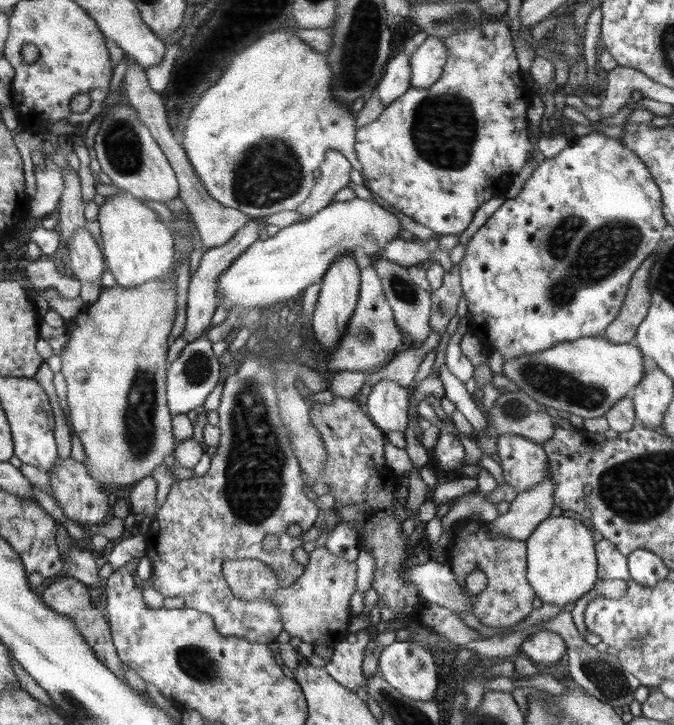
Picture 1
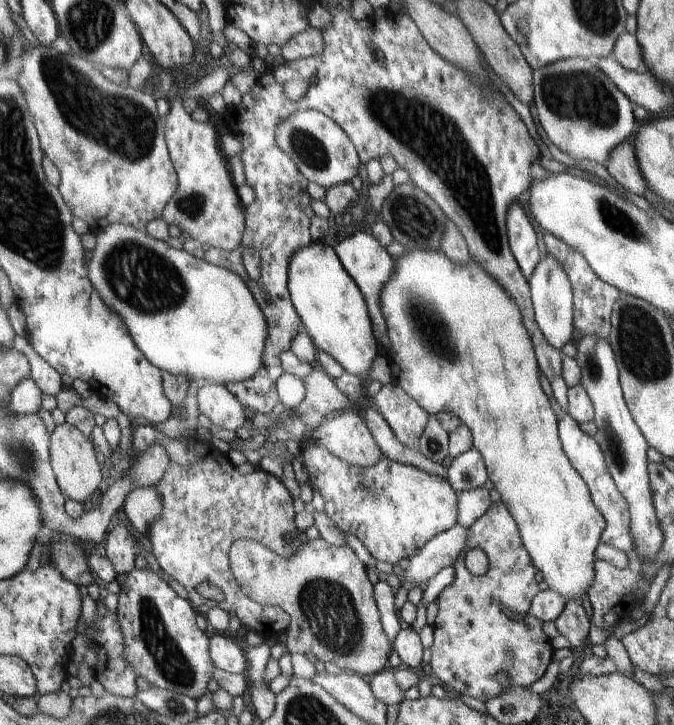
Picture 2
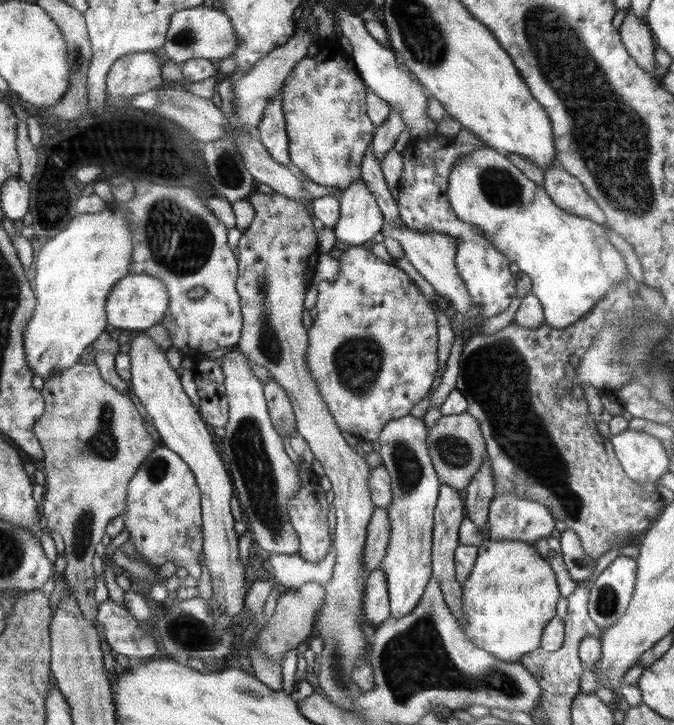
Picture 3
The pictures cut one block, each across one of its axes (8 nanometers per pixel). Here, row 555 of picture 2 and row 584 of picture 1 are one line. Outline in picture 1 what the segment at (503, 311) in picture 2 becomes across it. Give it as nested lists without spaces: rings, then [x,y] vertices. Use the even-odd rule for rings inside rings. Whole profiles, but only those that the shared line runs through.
[[[559,515],[546,517],[525,540],[528,582],[543,604],[565,607],[575,604],[598,582],[596,546],[593,532],[581,520]]]

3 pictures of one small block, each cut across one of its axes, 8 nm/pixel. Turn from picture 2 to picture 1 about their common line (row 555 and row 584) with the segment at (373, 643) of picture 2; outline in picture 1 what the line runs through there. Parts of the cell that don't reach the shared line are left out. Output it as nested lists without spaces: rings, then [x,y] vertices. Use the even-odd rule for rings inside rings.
[[[319,541],[316,548],[309,554],[309,562],[300,578],[290,586],[280,586],[278,576],[271,568],[258,559],[224,561],[222,565],[226,582],[242,601],[264,598],[271,600],[281,616],[283,630],[291,637],[301,638],[310,644],[334,646],[348,634],[352,612],[349,601],[356,591],[356,562],[334,556],[329,546]]]

